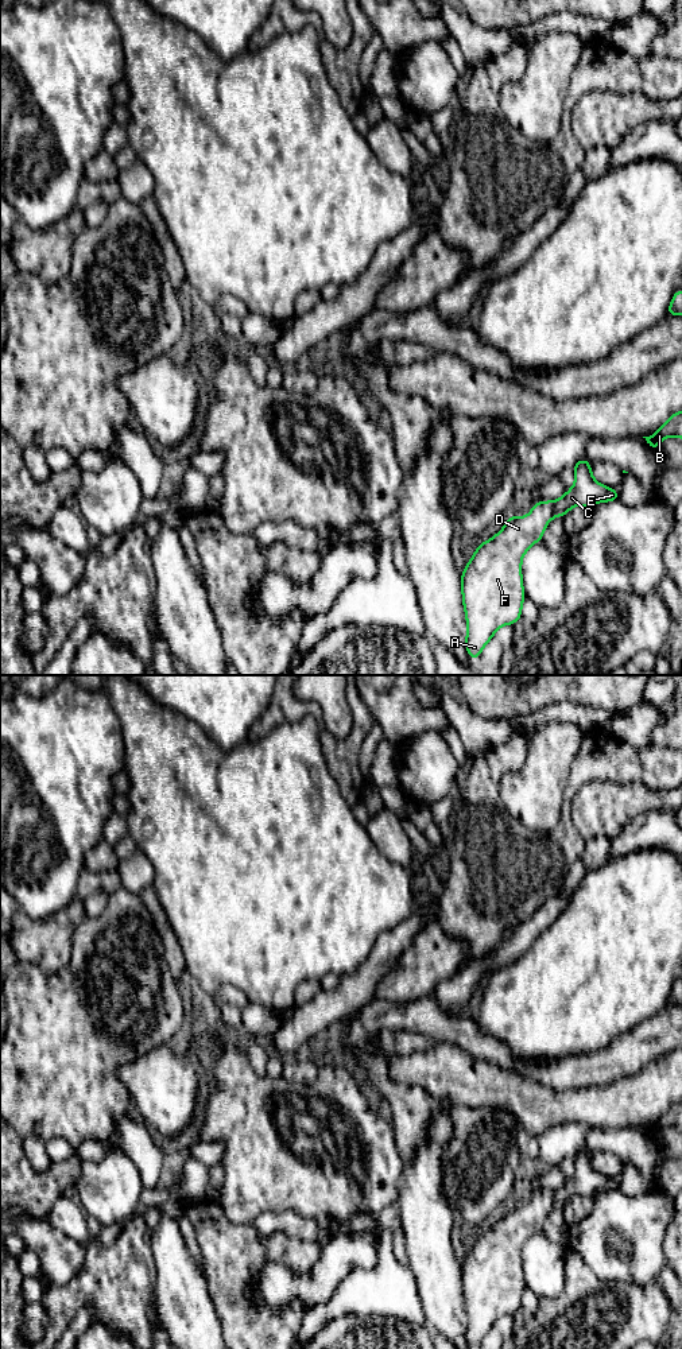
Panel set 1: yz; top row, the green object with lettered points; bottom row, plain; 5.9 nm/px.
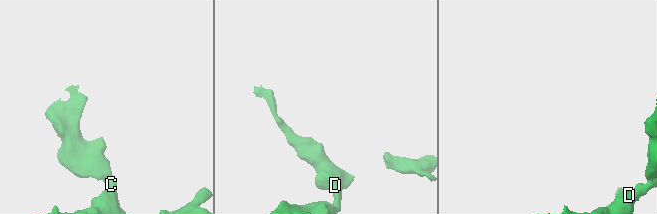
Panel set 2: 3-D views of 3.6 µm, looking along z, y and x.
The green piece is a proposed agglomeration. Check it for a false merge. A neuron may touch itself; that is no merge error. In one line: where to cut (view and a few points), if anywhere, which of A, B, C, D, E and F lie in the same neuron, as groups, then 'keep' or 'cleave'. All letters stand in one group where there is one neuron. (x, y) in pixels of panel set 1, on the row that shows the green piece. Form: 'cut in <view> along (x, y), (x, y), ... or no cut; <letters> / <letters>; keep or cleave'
no cut; A B C D E F; keep

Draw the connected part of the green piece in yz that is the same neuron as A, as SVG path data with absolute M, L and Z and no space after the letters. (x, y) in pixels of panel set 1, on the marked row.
M590 461L574 466L574 485L558 500L532 503L528 515L509 515L505 526L491 539L477 546L461 574L462 604L466 617L465 647L477 660L496 631L520 620L526 598L522 559L527 550L542 540L551 519L565 515L574 505L617 501L619 491L597 482Z

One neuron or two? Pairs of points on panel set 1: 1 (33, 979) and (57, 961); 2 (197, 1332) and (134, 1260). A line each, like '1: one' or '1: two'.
1: two
2: two

